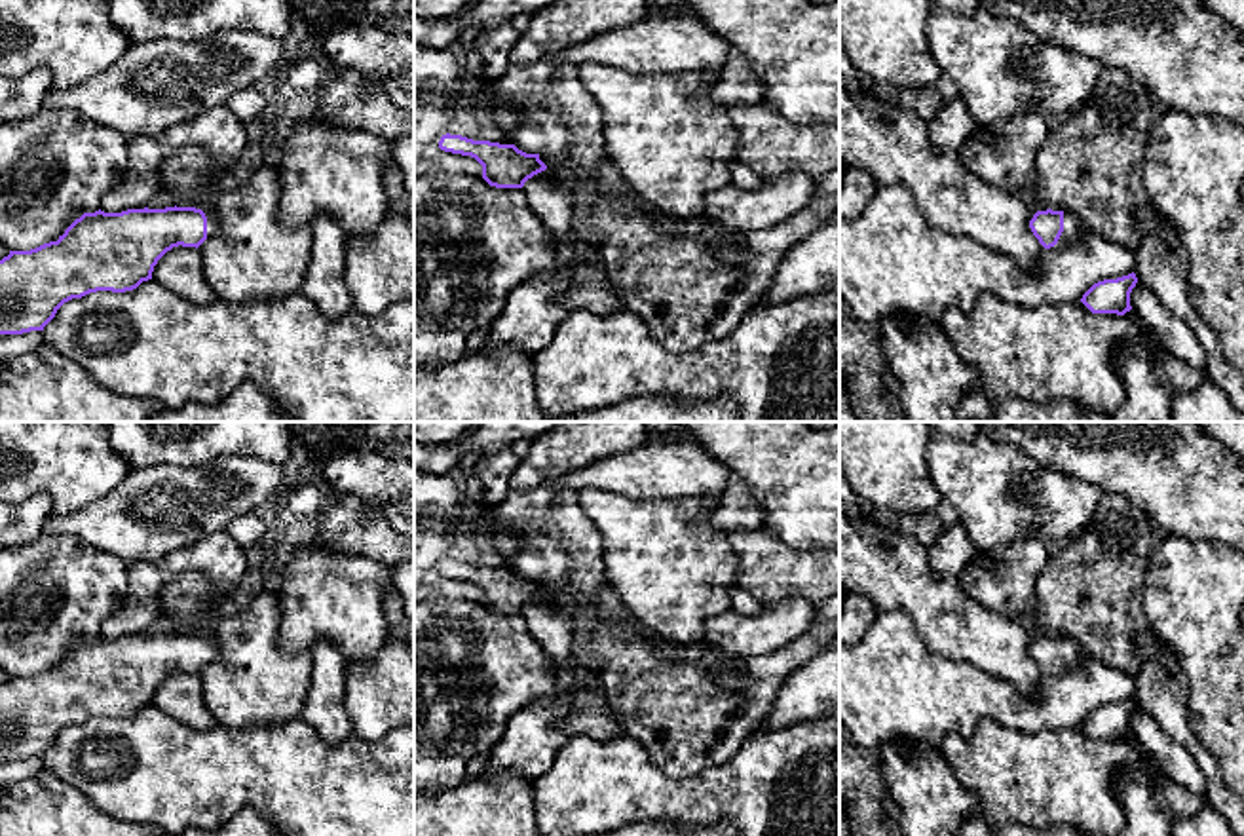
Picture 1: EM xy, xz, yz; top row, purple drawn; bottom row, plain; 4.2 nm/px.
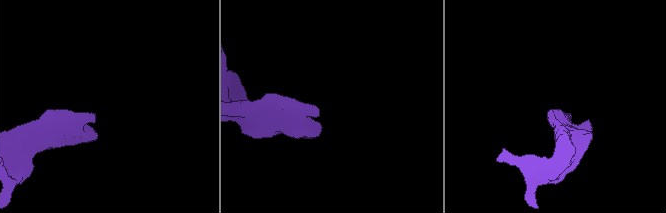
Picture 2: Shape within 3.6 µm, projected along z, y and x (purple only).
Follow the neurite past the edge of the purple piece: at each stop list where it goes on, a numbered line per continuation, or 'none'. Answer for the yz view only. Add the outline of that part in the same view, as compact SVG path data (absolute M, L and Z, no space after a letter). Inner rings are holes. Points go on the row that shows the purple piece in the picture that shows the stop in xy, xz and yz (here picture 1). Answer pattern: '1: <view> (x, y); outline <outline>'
1: yz (1074, 228); outline M1064 213L1064 232L1052 251L1064 249L1081 239L1090 228L1083 224L1073 213Z

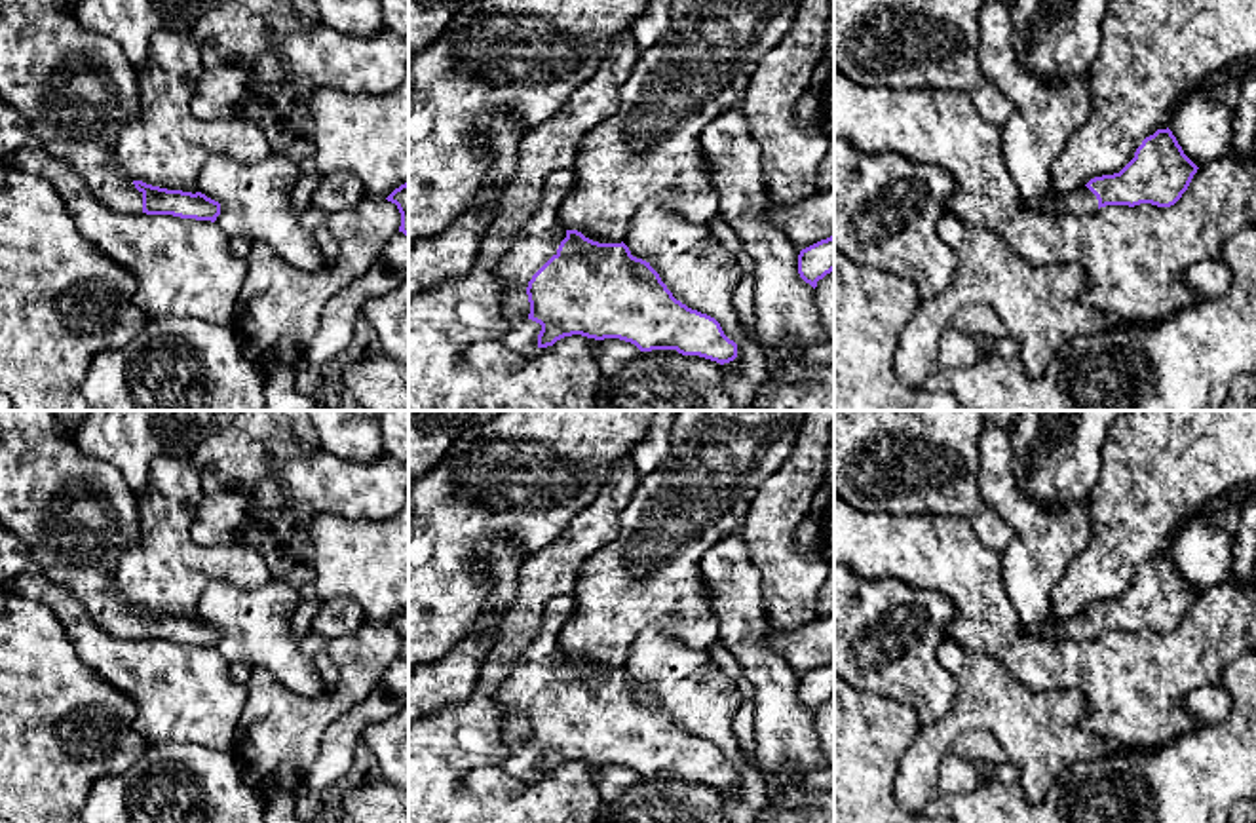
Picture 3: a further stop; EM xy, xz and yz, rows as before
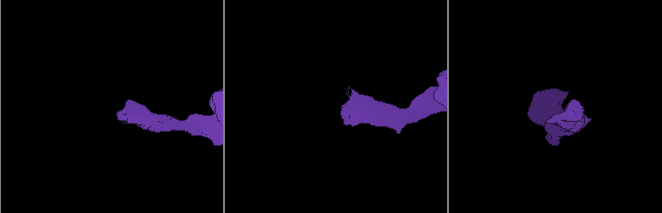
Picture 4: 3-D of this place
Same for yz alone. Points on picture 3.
1: yz (1046, 116); outline M984 0L980 11L980 49L979 59L984 74L1011 99L1015 110L1001 125L1001 148L1018 194L1026 203L1051 215L1091 215L1098 211L1096 196L1081 186L1066 196L1051 194L1051 171L1068 141L1089 118L1091 89L1089 70L1066 84L1051 86L1028 70L1013 48L1013 0Z

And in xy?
1: xy (76, 88); outline M0 0L0 97L30 124L38 144L65 160L91 194L122 215L143 213L143 192L116 160L120 127L137 116L137 68L108 36L84 29L63 0Z

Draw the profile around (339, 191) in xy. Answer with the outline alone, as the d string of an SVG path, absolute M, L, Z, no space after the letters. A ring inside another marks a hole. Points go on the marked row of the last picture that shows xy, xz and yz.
M336 171L321 175L321 181L312 194L312 203L331 215L357 205L365 196L363 182L357 175Z

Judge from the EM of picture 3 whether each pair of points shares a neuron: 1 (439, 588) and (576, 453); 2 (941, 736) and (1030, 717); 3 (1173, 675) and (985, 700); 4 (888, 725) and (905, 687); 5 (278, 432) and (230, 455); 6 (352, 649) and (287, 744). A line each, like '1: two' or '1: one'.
1: one
2: one
3: two
4: two
5: one
6: one

